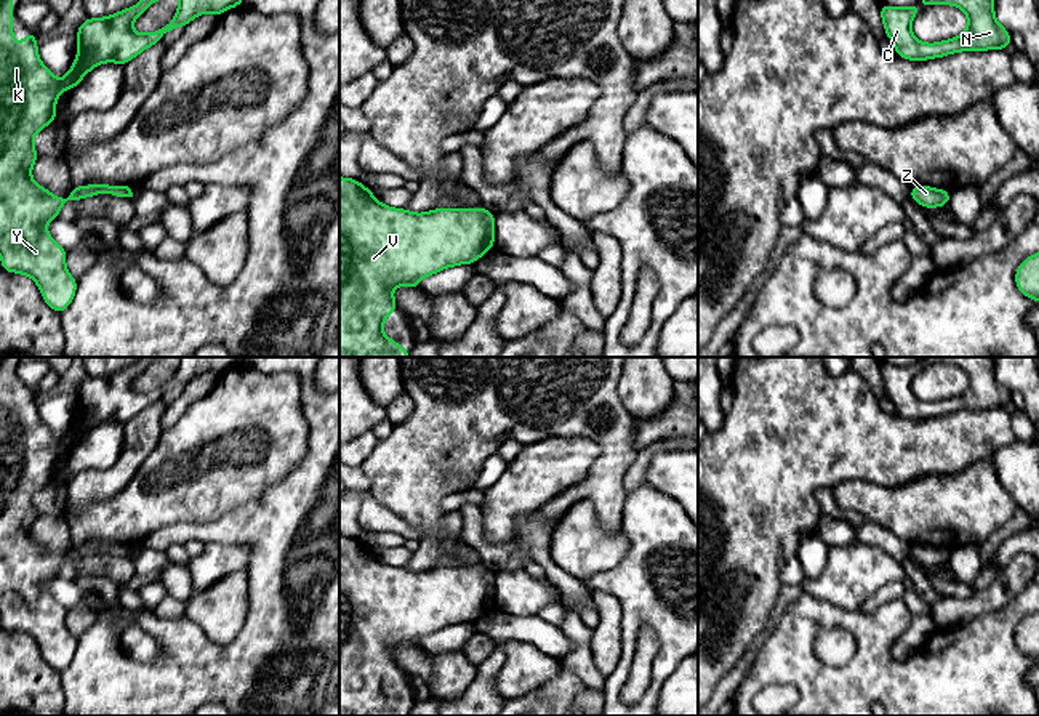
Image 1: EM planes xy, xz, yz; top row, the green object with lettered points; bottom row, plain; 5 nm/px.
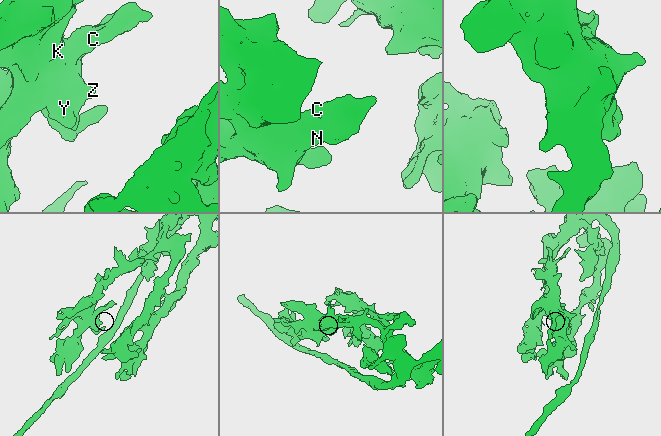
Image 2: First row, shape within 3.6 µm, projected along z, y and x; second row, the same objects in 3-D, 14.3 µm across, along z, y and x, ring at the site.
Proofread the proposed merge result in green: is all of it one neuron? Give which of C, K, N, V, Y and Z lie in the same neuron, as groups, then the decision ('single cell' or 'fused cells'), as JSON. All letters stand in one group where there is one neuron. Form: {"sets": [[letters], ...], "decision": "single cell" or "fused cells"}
{"sets": [["C", "K", "N", "V", "Y", "Z"]], "decision": "single cell"}

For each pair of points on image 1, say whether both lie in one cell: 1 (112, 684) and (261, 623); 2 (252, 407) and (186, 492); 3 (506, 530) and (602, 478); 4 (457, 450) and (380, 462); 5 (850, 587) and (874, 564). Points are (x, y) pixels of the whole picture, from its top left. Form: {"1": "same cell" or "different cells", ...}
{"1": "same cell", "2": "same cell", "3": "different cells", "4": "same cell", "5": "same cell"}

